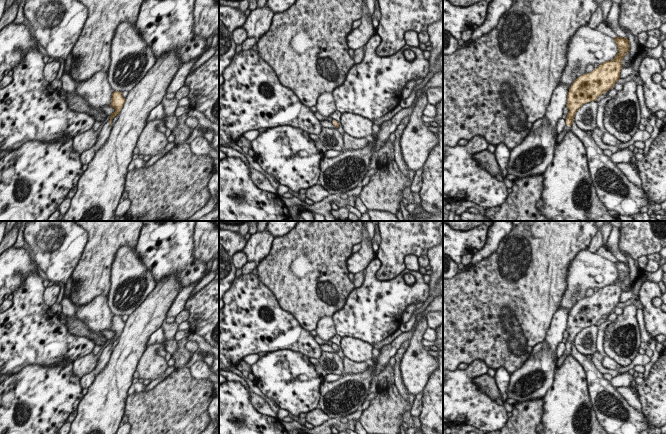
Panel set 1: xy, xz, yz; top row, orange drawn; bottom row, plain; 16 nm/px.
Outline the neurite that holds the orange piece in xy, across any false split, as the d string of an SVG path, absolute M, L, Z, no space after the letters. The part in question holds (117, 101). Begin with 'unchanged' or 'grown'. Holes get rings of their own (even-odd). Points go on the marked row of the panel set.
grown; M114 91L112 94L110 107L113 107L115 111L111 114L110 119L101 128L100 134L97 136L97 141L93 146L95 151L103 147L104 143L109 138L112 129L112 119L120 113L124 103L125 98L122 97L122 92Z

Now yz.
grown; M619 36L614 38L614 41L619 51L615 58L600 64L591 73L578 77L569 87L566 105L569 112L566 116L566 126L561 133L558 133L556 144L559 144L566 132L571 129L575 114L582 105L596 101L600 95L614 87L620 79L620 72L623 68L622 59L630 51L630 42L627 38Z

